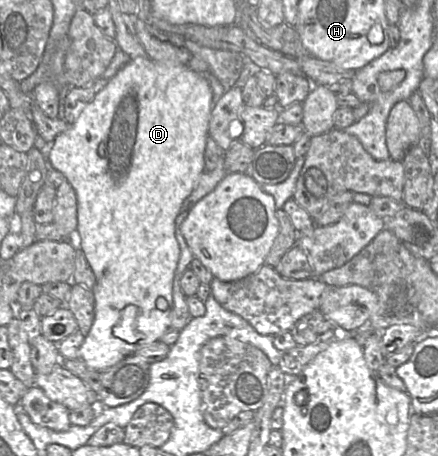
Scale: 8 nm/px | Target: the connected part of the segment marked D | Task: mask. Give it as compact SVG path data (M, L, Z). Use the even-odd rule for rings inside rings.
M149 57L129 59L107 84L95 94L84 107L78 119L48 146L47 160L59 171L63 178L73 187L77 201L77 228L79 246L96 276L96 284L92 290L95 297L95 318L89 333L79 350L79 359L90 369L103 371L134 354L141 347L160 341L162 335L171 327L174 307L172 286L173 278L180 258L180 247L175 236L175 220L181 206L196 187L205 168L204 151L209 136L209 121L213 108L212 89L208 80L187 65L179 63L157 62ZM163 297L168 302L166 310L158 309L156 301Z

